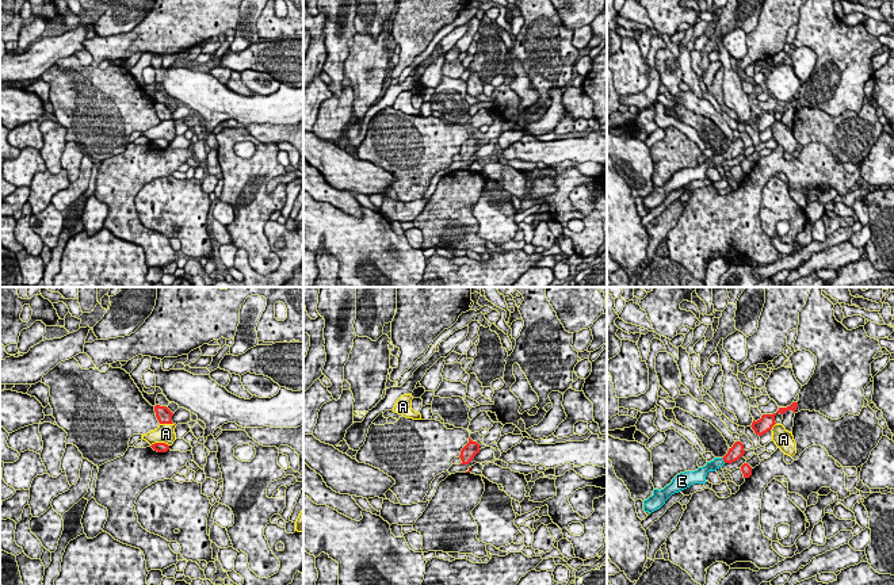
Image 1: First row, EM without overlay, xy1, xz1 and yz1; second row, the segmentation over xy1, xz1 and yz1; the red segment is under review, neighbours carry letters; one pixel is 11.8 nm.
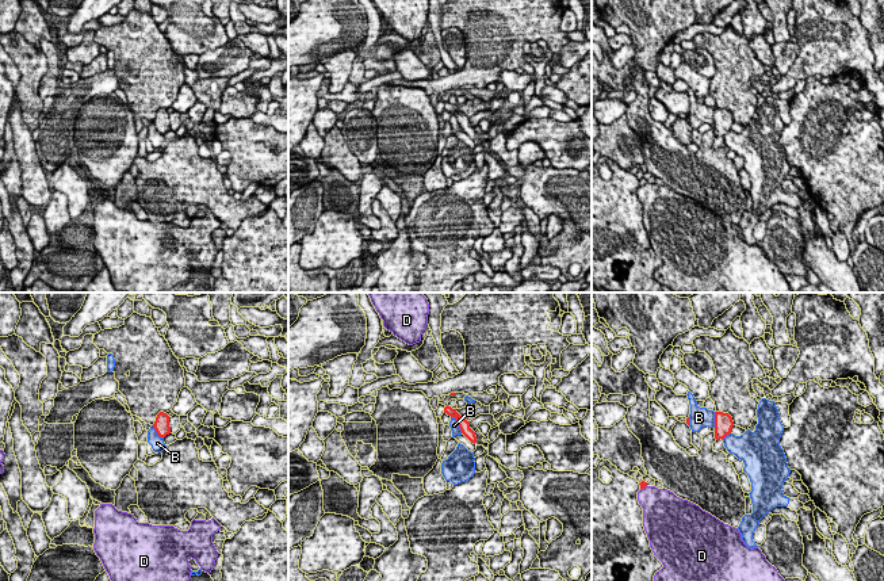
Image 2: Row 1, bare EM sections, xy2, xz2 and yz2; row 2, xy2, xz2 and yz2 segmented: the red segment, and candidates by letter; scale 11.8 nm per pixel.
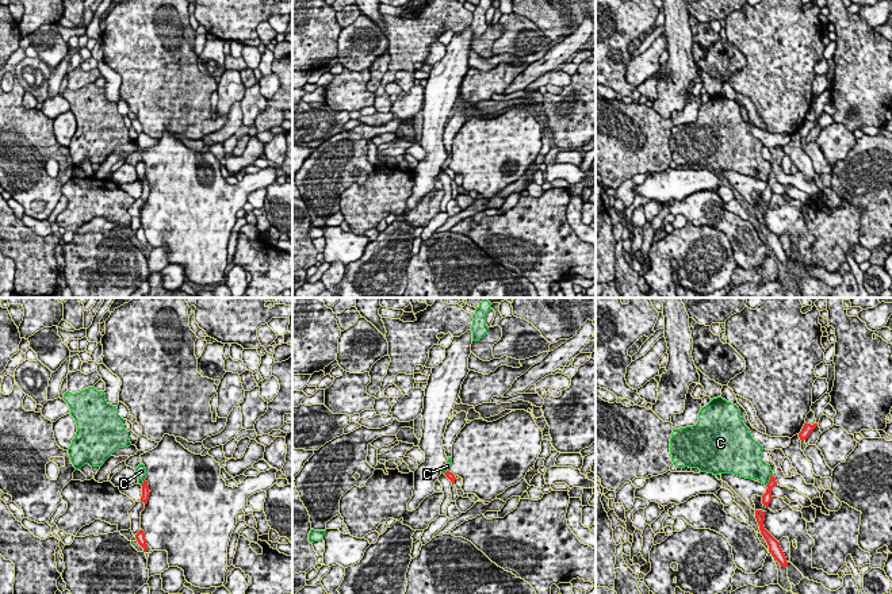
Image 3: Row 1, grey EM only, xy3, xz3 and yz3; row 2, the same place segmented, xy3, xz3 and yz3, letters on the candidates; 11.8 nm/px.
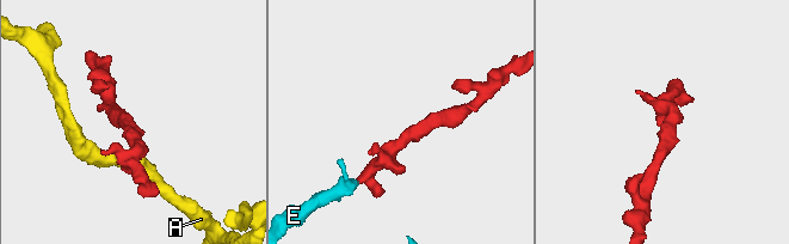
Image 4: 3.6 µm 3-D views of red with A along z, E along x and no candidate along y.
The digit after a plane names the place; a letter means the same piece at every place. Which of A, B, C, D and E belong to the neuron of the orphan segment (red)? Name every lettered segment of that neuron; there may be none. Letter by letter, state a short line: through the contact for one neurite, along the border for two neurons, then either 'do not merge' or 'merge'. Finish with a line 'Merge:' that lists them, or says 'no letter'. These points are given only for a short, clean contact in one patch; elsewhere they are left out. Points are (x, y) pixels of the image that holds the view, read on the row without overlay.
A: do not merge
B: do not merge
C: line yz3 (772, 171), (766, 183); do not merge
D: do not merge
E: line yz1 (737, 146), (724, 157), (718, 159); merge
Merge: E

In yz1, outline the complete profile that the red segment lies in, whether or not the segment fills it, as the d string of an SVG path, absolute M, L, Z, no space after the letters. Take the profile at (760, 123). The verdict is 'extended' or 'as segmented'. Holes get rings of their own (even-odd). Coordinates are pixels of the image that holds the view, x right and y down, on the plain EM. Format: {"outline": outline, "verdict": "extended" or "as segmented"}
{"outline": "M776 110L763 111L760 116L757 116L757 118L753 116L750 123L754 127L754 130L759 131L759 133L763 133L768 127L771 127L772 123L776 121L775 112L776 112Z", "verdict": "as segmented"}

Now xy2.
{"outline": "M160 108L156 114L153 123L160 134L165 134L167 131L169 131L169 112L164 108Z", "verdict": "as segmented"}

